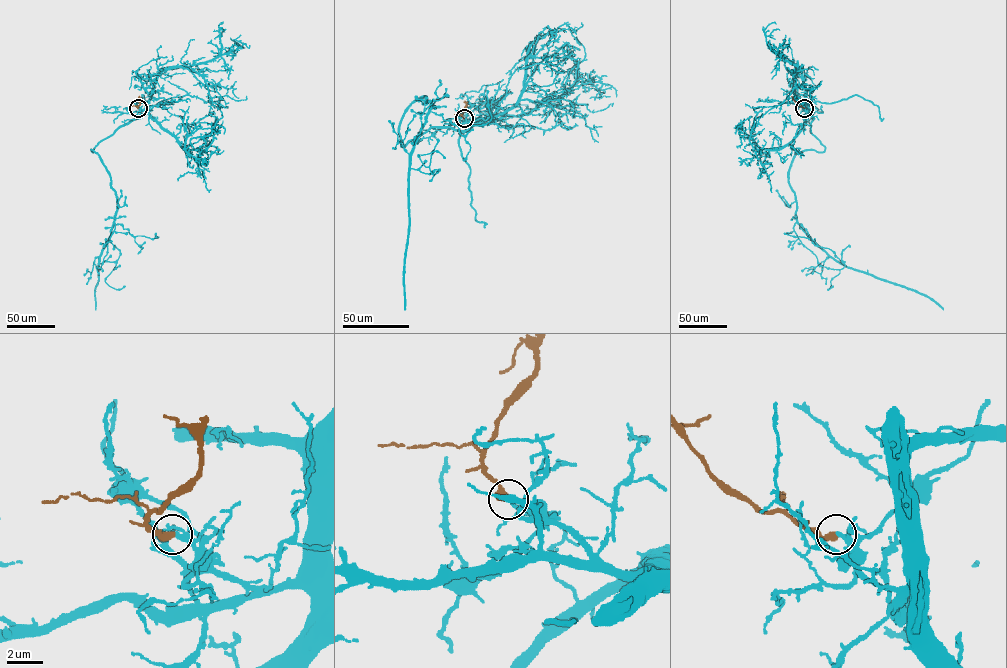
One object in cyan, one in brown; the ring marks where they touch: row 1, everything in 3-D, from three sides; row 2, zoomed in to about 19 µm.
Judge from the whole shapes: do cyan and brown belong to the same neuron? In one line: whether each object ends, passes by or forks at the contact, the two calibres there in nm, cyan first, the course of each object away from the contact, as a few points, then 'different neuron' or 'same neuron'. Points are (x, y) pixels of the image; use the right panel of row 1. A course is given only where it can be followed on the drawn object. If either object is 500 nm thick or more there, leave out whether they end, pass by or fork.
cyan passes by; brown ends there; 200 nm thick on the cyan side, 440 nm on the other; cyan runs (804, 108), (825, 149), (797, 153), (789, 171), (800, 228), (839, 262), (926, 295), (943, 310); brown runs (804, 108), (791, 96); same neuron

